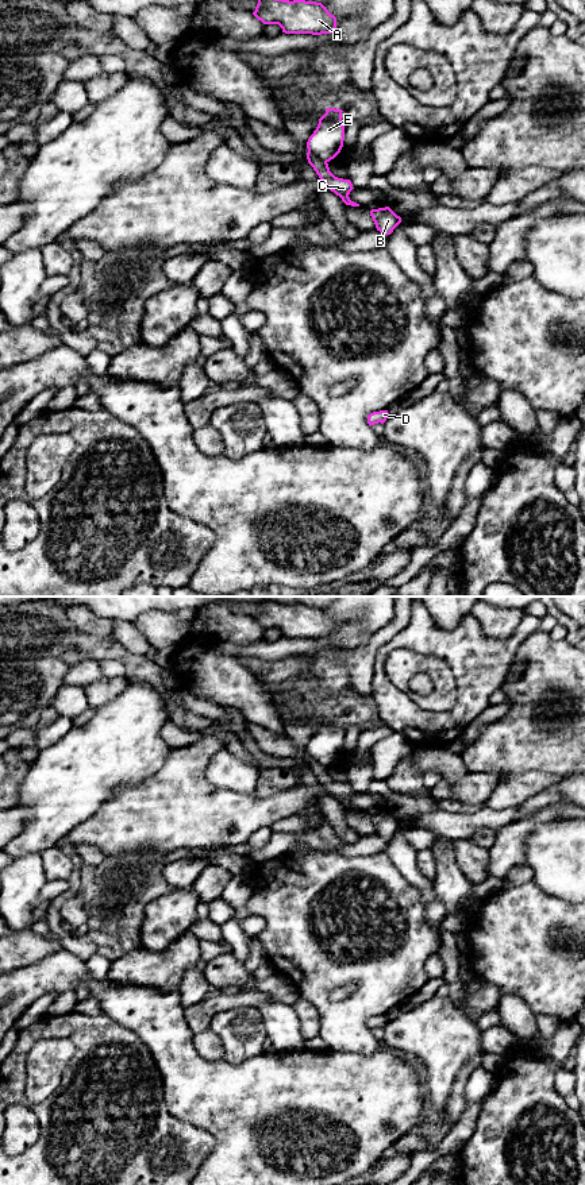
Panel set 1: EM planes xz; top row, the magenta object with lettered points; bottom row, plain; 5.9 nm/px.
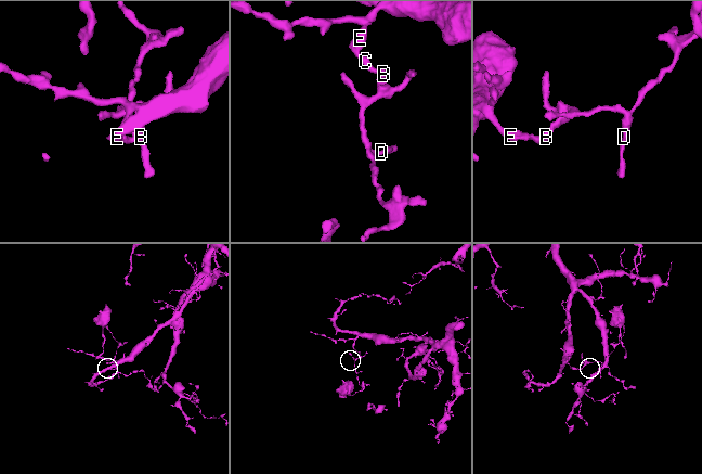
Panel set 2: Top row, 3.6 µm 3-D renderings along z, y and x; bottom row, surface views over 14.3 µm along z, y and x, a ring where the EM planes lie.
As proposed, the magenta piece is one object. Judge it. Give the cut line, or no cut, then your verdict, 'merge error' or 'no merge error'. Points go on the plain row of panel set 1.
xz (308, 755), (326, 767) | merge error

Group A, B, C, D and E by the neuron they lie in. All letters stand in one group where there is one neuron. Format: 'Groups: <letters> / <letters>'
Groups: A E / B C D

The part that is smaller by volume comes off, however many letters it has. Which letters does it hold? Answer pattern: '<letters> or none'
B, C, D

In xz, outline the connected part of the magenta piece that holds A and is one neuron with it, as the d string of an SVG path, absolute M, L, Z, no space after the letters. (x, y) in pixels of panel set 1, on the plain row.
M263 601L258 602L253 619L263 629L278 629L285 638L322 640L336 633L336 622L316 606Z

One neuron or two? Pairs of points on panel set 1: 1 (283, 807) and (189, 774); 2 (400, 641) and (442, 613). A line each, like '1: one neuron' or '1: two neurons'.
1: one neuron
2: two neurons

